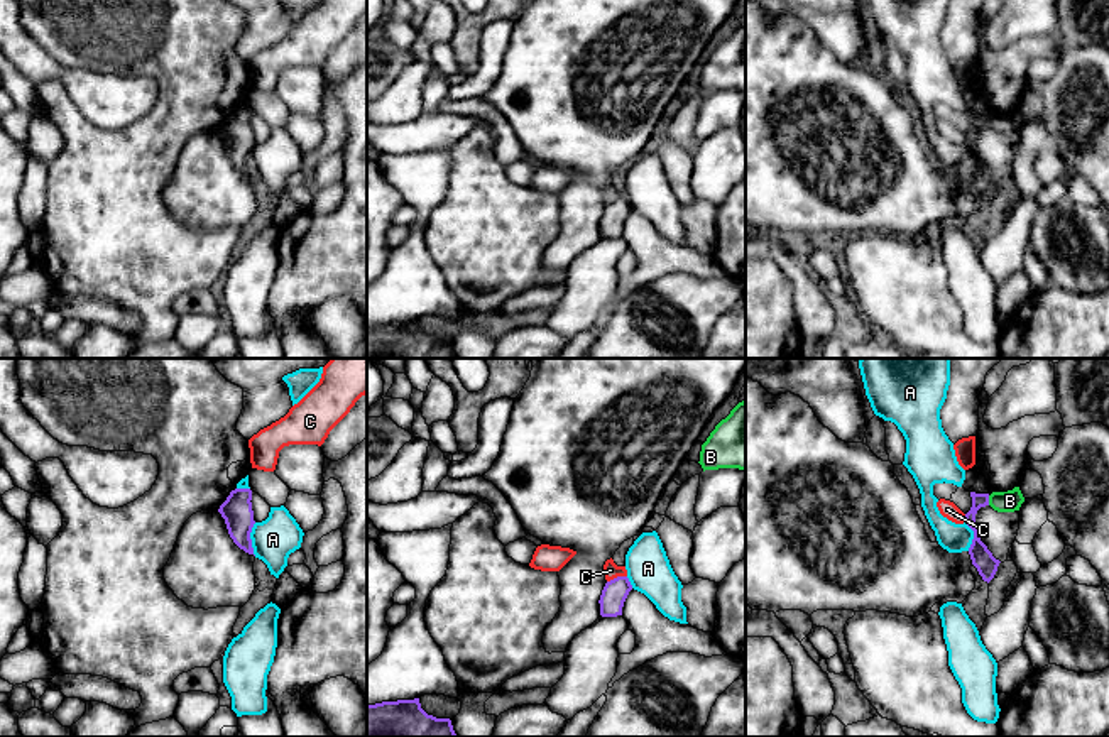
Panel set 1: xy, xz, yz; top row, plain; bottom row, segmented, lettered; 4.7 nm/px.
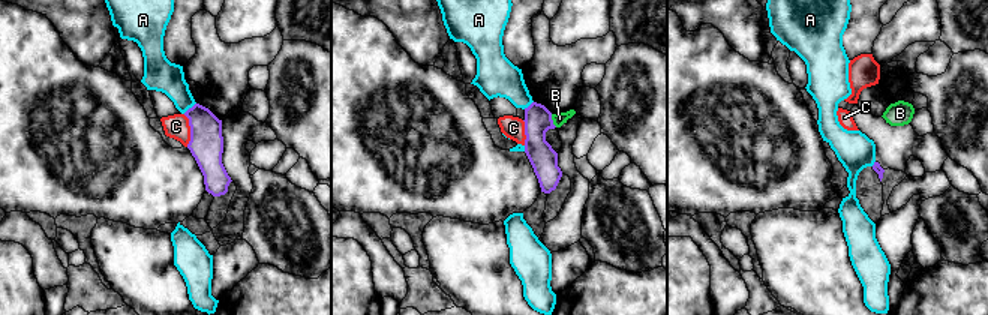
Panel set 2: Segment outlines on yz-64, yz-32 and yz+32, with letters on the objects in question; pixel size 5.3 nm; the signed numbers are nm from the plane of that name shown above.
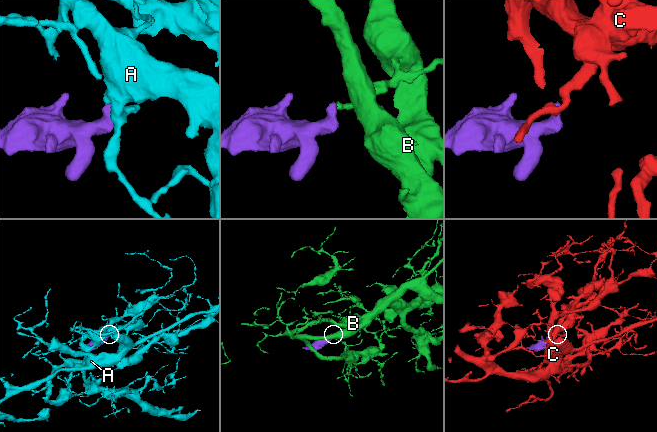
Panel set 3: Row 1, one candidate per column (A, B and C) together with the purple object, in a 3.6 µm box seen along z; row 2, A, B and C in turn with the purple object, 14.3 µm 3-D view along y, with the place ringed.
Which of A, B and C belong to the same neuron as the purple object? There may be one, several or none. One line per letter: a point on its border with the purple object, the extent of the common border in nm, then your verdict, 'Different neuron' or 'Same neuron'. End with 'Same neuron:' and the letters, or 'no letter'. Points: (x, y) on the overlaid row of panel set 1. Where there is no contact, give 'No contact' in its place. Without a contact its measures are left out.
A: Touches purple at xy (251, 540). Shared border 160 nm. Different neuron
B: Touches purple at yz (988, 501). Shared border 50 nm. Different neuron
C: Touches purple at xz (617, 577). Shared border 100 nm. Different neuron
Same neuron: no letter

